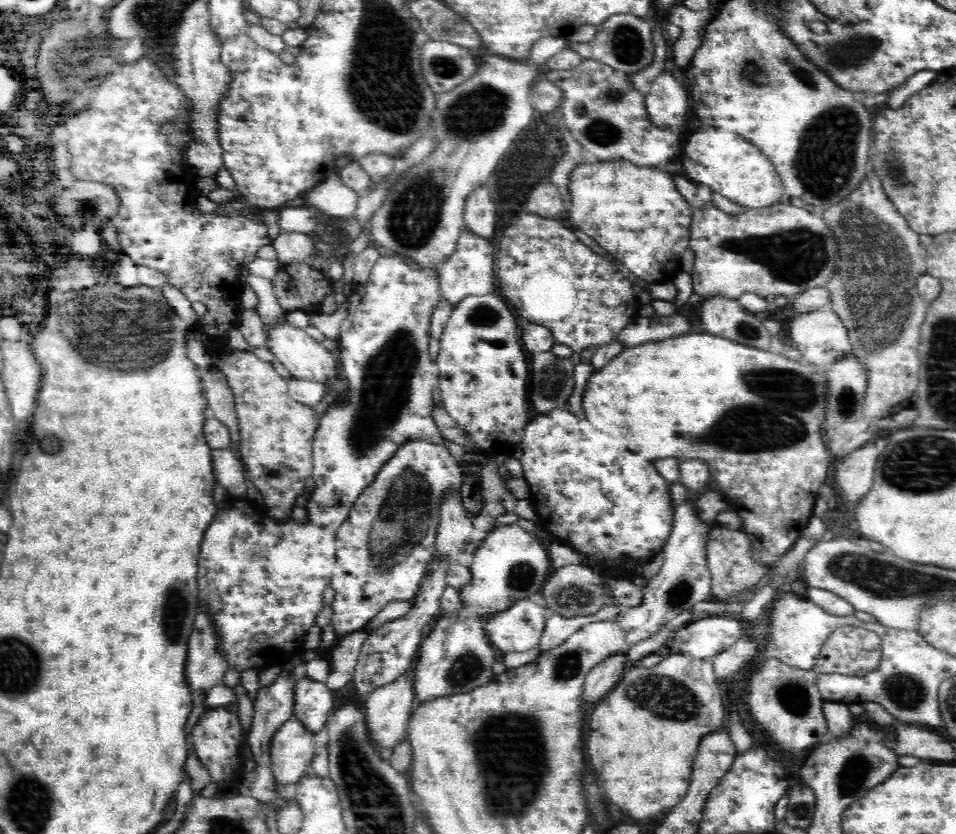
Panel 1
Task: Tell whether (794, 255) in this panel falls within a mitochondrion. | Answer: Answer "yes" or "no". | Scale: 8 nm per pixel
yes

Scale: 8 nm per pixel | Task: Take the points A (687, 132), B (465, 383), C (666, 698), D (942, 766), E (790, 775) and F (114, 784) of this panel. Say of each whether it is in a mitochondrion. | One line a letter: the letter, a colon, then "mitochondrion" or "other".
A: other
B: other
C: mitochondrion
D: other
E: other
F: other

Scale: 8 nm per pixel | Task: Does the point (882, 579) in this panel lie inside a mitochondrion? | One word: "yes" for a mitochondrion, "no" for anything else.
yes

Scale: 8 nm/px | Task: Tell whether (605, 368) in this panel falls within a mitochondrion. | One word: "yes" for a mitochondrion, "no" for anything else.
no

